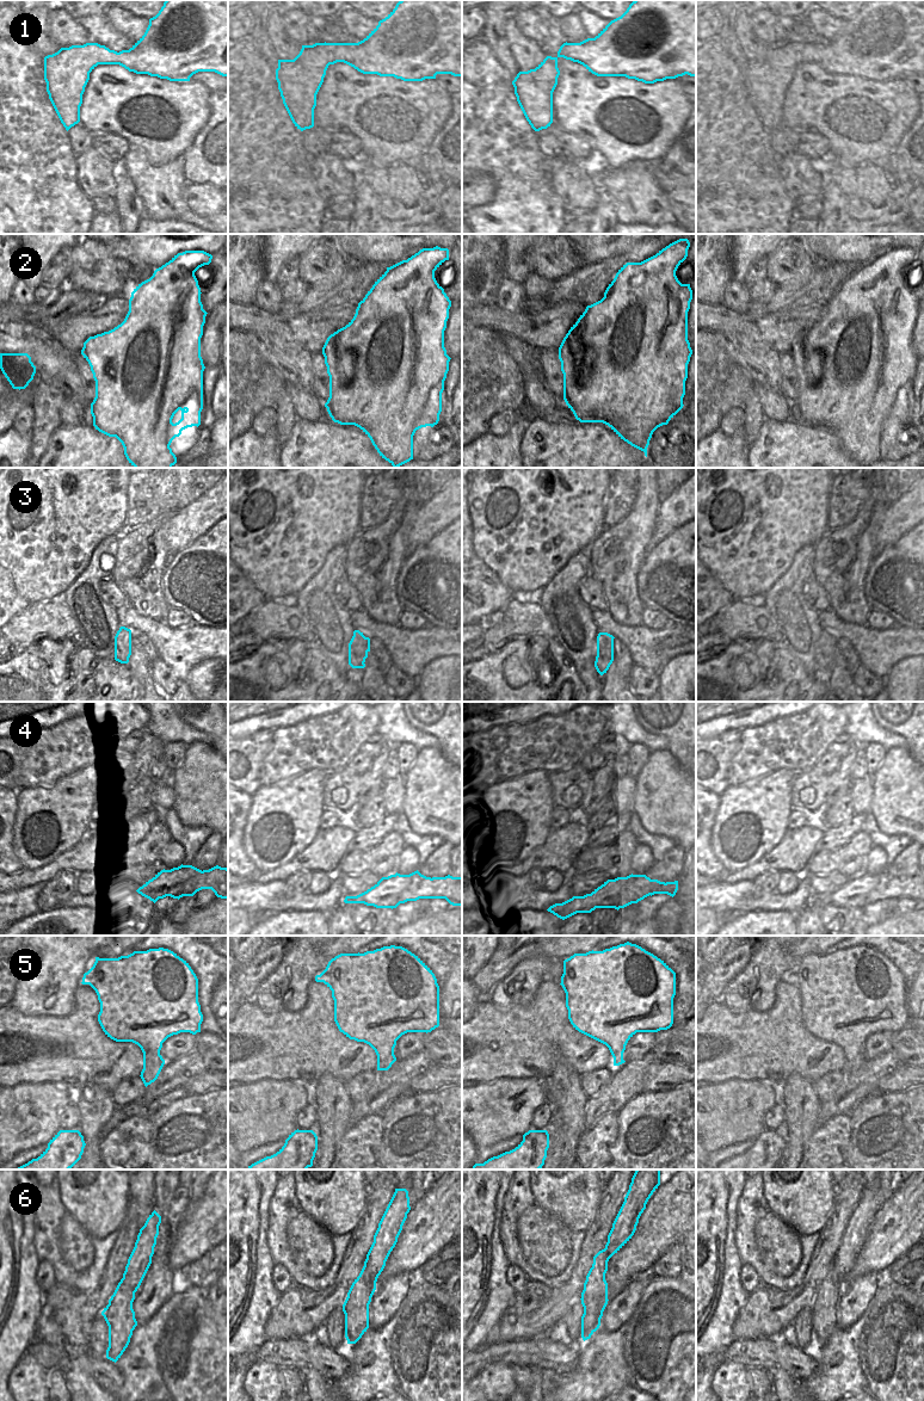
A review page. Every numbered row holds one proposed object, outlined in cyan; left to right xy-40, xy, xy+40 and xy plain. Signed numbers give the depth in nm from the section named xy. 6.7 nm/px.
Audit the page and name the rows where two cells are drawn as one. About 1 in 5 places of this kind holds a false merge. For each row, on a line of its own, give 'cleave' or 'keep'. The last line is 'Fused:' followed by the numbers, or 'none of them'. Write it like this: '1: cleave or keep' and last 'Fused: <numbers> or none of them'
1: keep
2: keep
3: keep
4: cleave
5: keep
6: cleave
Fused: 4, 6

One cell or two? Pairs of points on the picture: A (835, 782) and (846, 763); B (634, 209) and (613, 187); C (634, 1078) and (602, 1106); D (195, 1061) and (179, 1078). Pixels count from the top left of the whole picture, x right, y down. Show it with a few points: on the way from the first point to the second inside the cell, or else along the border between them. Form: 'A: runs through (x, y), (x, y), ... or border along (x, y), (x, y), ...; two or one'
A: runs through (839, 777), (843, 767); one
B: runs through (629, 204), (617, 192); one
C: runs through (626, 1082), (610, 1098); one
D: runs through (190, 1066), (180, 1073); one

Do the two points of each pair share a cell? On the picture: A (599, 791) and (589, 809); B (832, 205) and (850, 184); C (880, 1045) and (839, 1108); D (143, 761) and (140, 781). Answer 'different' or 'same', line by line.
A: same
B: different
C: different
D: same

